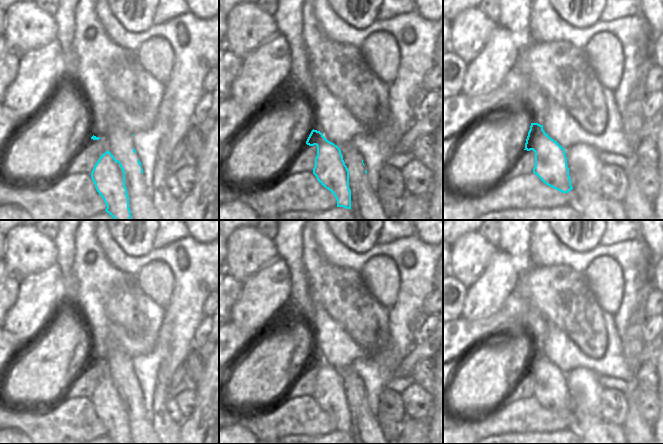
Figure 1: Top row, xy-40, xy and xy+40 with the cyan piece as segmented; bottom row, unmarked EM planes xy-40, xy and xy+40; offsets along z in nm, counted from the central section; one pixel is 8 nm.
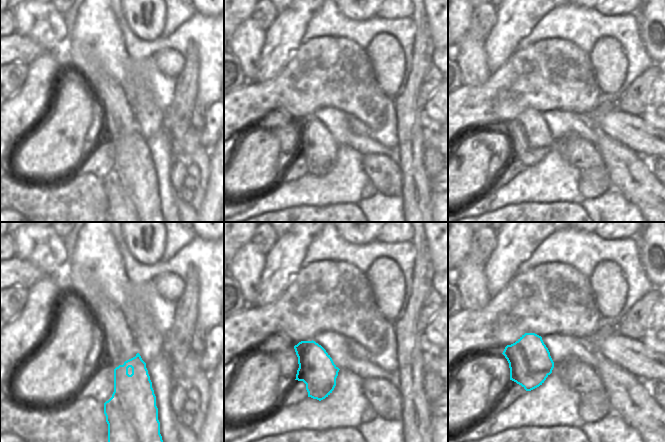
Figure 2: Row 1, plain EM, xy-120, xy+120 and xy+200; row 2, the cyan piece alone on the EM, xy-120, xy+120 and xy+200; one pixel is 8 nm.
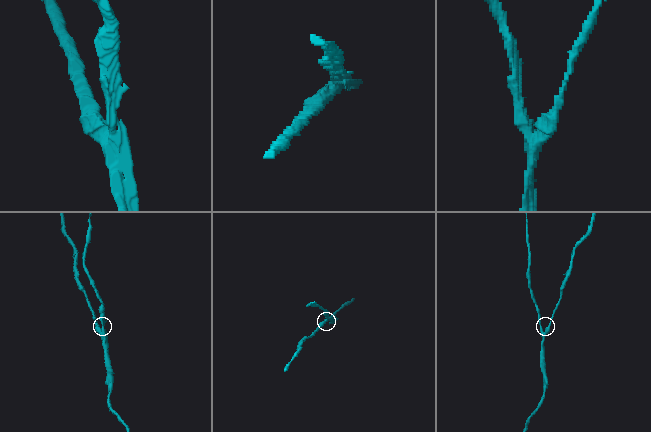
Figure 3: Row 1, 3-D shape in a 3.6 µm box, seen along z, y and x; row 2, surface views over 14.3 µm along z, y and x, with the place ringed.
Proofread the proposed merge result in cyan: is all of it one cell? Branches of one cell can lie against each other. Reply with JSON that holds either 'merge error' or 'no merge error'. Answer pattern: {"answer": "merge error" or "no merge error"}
{"answer": "merge error"}

